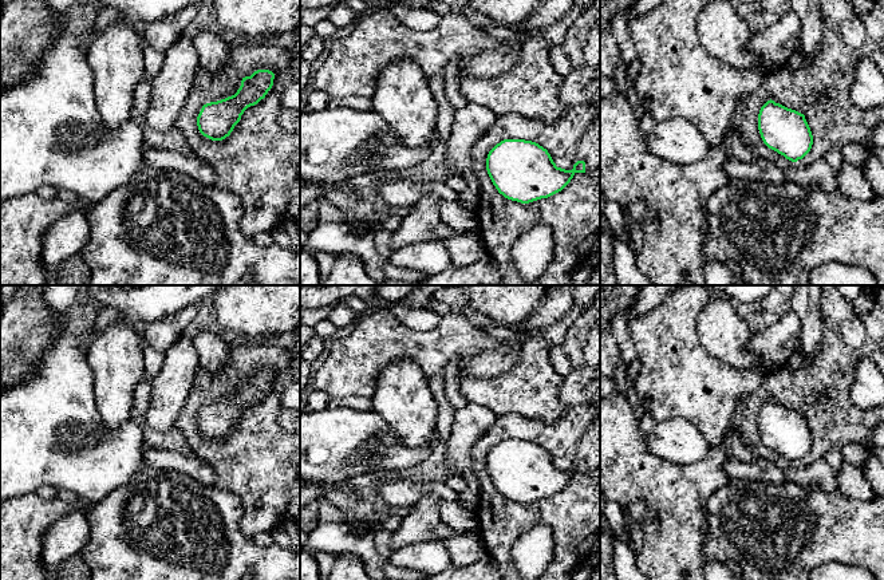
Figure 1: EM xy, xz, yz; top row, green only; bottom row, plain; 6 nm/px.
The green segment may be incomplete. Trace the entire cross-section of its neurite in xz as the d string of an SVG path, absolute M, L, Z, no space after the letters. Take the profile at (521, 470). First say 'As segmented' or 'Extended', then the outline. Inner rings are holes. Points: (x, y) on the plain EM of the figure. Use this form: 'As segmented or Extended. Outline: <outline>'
Extended. Outline: M600 405L595 406L595 414L592 426L576 447L572 470L557 467L548 450L536 442L504 439L497 443L488 454L486 470L498 493L508 500L529 504L561 492L576 473L600 474Z

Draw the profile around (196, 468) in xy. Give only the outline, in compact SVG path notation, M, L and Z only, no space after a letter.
M149 443L143 445L146 465L153 467L175 470L190 476L205 485L214 485L216 474L208 462L198 457L188 457L182 453L166 449L157 449Z

